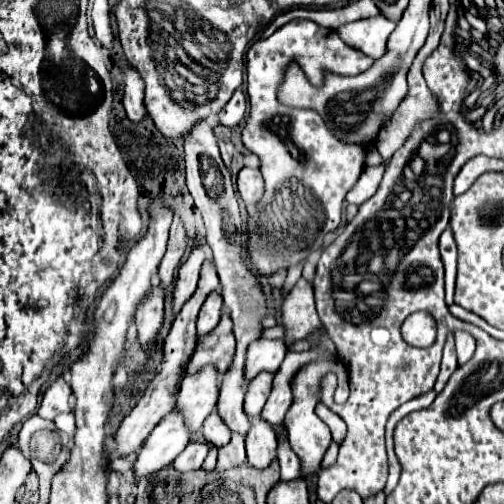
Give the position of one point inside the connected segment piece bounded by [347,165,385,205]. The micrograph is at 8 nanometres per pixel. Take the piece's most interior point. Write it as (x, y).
(369, 181)

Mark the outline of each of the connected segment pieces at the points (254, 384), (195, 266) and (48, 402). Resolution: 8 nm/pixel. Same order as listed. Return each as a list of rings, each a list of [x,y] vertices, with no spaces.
[[[259,373],[249,385],[245,393],[245,413],[247,415],[259,415],[261,409],[265,407],[265,401],[271,393],[275,373]]]
[[[197,245],[197,247],[191,251],[189,259],[181,265],[179,275],[177,275],[177,283],[175,283],[175,291],[173,291],[173,309],[175,309],[175,313],[177,313],[177,311],[183,307],[183,303],[195,293],[203,259],[205,259],[203,245]]]
[[[59,377],[45,391],[43,401],[41,401],[41,407],[37,409],[37,415],[41,419],[53,421],[59,413],[65,413],[65,411],[71,409],[71,395],[73,395],[73,391],[71,391],[69,383],[63,377]]]

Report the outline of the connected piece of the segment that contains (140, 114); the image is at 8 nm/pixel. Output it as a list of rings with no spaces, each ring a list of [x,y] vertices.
[[[127,69],[125,71],[125,97],[123,97],[123,107],[127,111],[129,121],[139,123],[145,119],[147,109],[143,105],[143,79],[139,77],[139,73],[135,69]]]

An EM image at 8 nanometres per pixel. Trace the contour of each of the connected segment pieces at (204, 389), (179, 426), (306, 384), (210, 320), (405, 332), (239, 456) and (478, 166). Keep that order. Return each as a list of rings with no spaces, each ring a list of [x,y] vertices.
[[[205,365],[205,369],[183,377],[175,407],[183,411],[191,433],[201,429],[205,417],[217,407],[217,393],[219,373],[213,369],[213,365]]]
[[[173,409],[159,421],[159,425],[147,437],[141,453],[133,463],[135,475],[145,477],[159,471],[161,467],[171,465],[175,457],[189,445],[189,441],[191,441],[191,433],[189,429],[185,429],[185,423],[181,421],[181,413]]]
[[[329,359],[329,361],[309,363],[293,379],[293,405],[289,407],[289,411],[285,415],[285,421],[283,421],[283,425],[285,425],[287,433],[289,433],[291,449],[299,455],[299,459],[303,463],[303,471],[311,473],[311,475],[315,475],[319,471],[321,459],[323,459],[323,455],[325,455],[325,451],[327,451],[327,447],[331,443],[329,427],[315,415],[315,405],[319,403],[319,393],[321,393],[321,379],[331,371],[339,375],[339,393],[349,393],[347,373],[345,373],[345,367],[343,367],[341,361]]]
[[[217,291],[207,297],[207,301],[201,307],[199,319],[197,319],[197,335],[199,337],[203,337],[205,333],[209,333],[209,331],[215,329],[215,325],[219,323],[221,305],[223,305],[223,297]]]
[[[417,311],[409,315],[401,327],[401,335],[405,341],[435,341],[437,325],[433,317],[425,311]]]
[[[233,435],[231,441],[219,449],[219,461],[217,461],[217,471],[235,467],[245,463],[245,437]]]
[[[473,157],[471,161],[467,161],[467,165],[463,165],[463,169],[457,173],[455,181],[475,181],[481,173],[487,171],[499,171],[499,159],[493,157]]]

